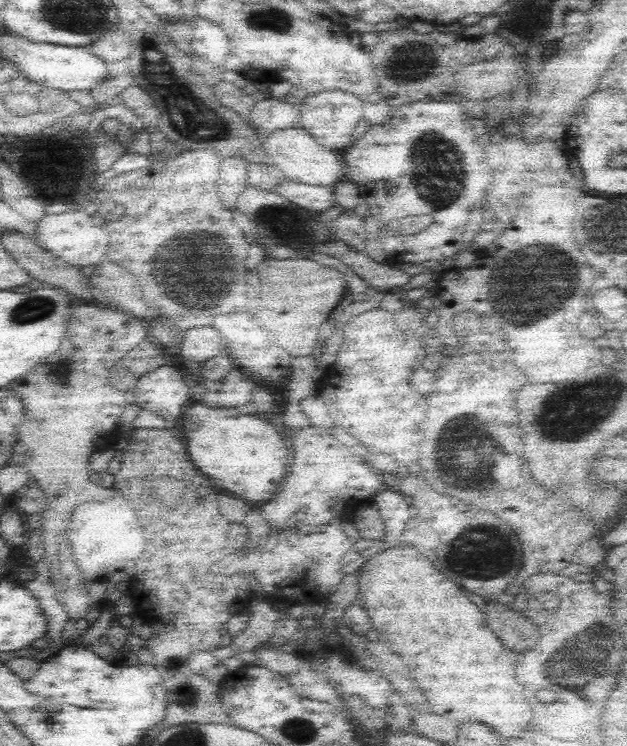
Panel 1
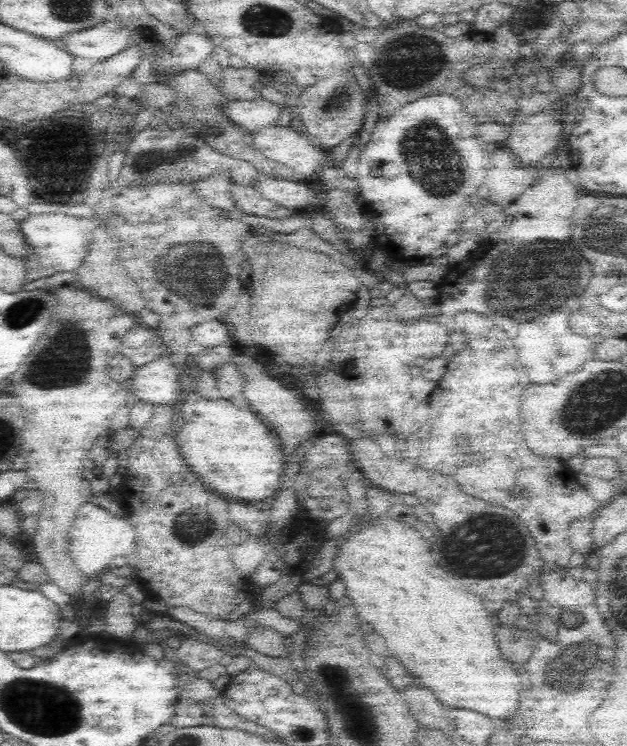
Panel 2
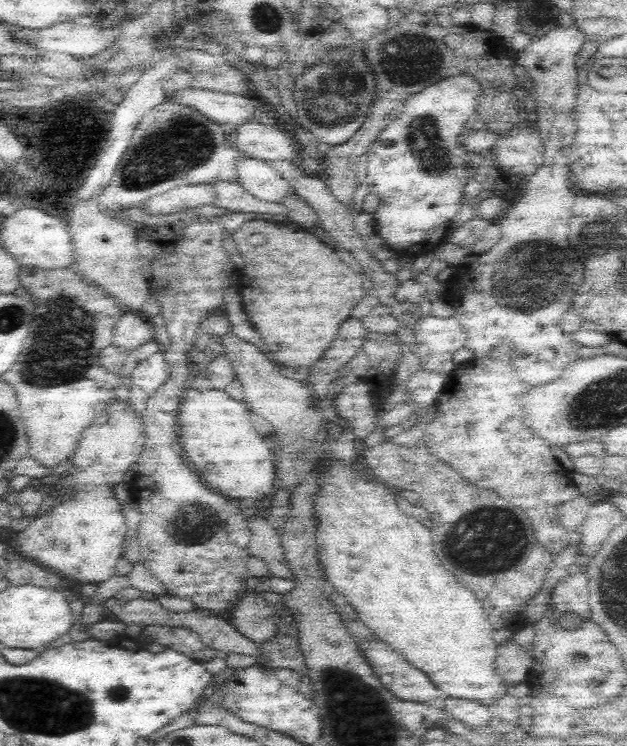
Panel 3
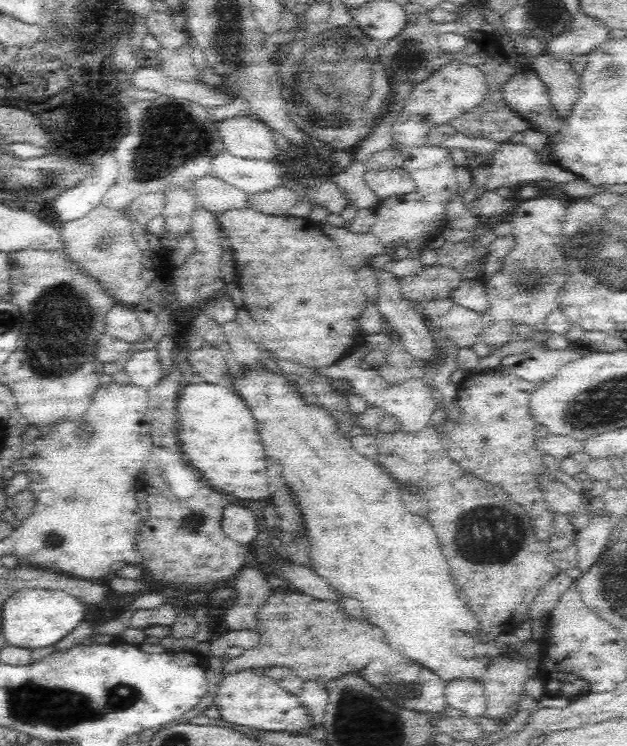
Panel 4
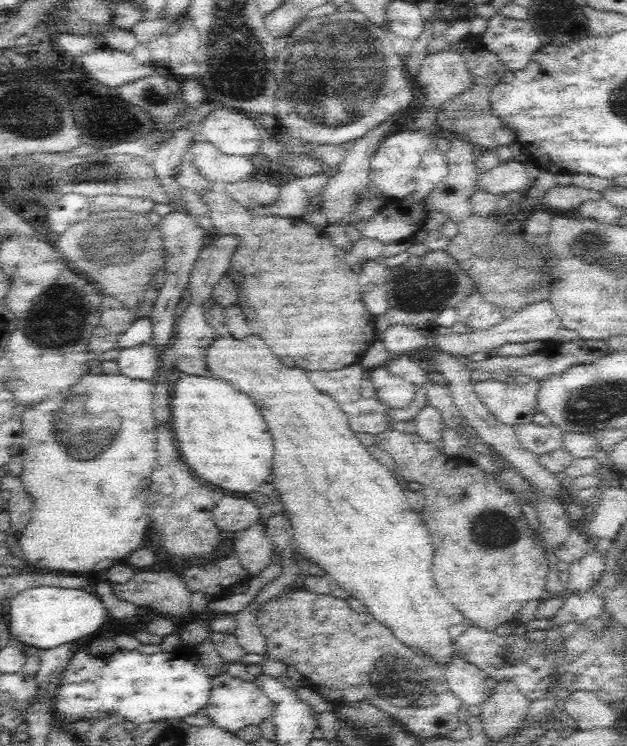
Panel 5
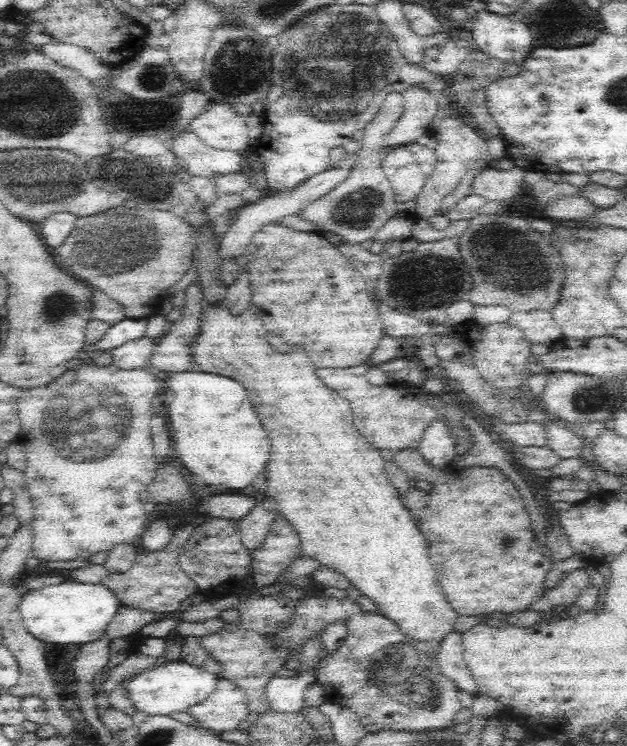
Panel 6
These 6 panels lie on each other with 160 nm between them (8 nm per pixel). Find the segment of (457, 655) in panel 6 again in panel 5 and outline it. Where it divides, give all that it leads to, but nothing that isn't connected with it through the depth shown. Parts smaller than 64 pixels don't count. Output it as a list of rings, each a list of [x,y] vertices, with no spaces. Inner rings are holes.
[[[459,655],[445,666],[445,678],[448,690],[461,701],[464,708],[480,707],[486,702],[487,677],[463,656]]]

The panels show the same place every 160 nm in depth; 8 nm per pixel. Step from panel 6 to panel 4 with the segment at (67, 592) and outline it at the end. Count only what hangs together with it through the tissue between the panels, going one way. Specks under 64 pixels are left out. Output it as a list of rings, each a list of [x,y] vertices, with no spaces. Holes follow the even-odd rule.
[[[28,587],[16,590],[6,598],[1,610],[1,623],[8,646],[36,650],[60,642],[86,615],[84,603],[67,592]]]

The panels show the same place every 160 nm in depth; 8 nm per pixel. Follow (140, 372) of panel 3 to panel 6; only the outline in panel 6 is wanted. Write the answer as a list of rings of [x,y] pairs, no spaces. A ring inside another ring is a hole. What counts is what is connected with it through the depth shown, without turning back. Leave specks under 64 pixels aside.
[[[146,337],[127,342],[111,352],[113,364],[122,370],[150,369],[155,346],[154,341]]]

